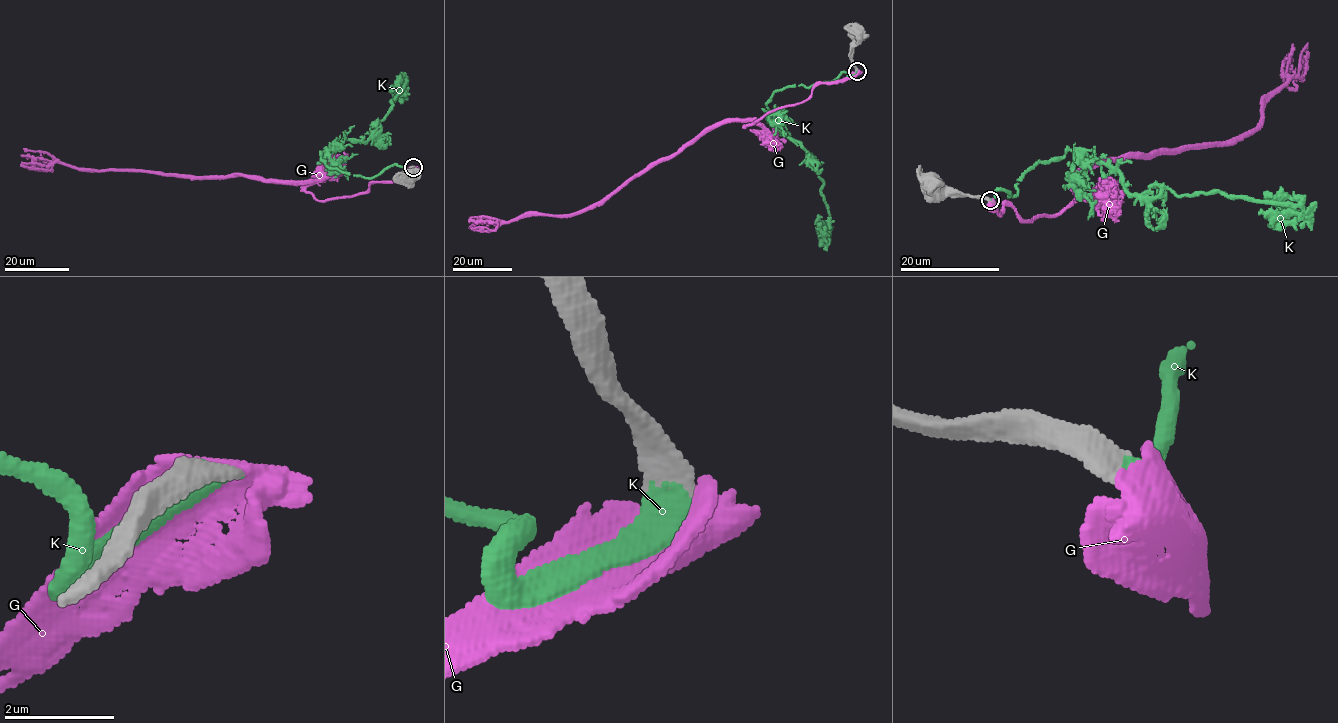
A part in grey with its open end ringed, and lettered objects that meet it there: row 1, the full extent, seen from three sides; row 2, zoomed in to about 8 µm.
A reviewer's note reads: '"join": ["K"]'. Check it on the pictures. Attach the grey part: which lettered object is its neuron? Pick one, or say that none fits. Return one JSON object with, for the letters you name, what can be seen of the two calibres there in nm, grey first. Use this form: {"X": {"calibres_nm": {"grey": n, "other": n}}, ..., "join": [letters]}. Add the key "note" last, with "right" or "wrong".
{"K": {"calibres_nm": {"grey": 360, "other": 360}}, "join": ["K"], "note": "right"}

